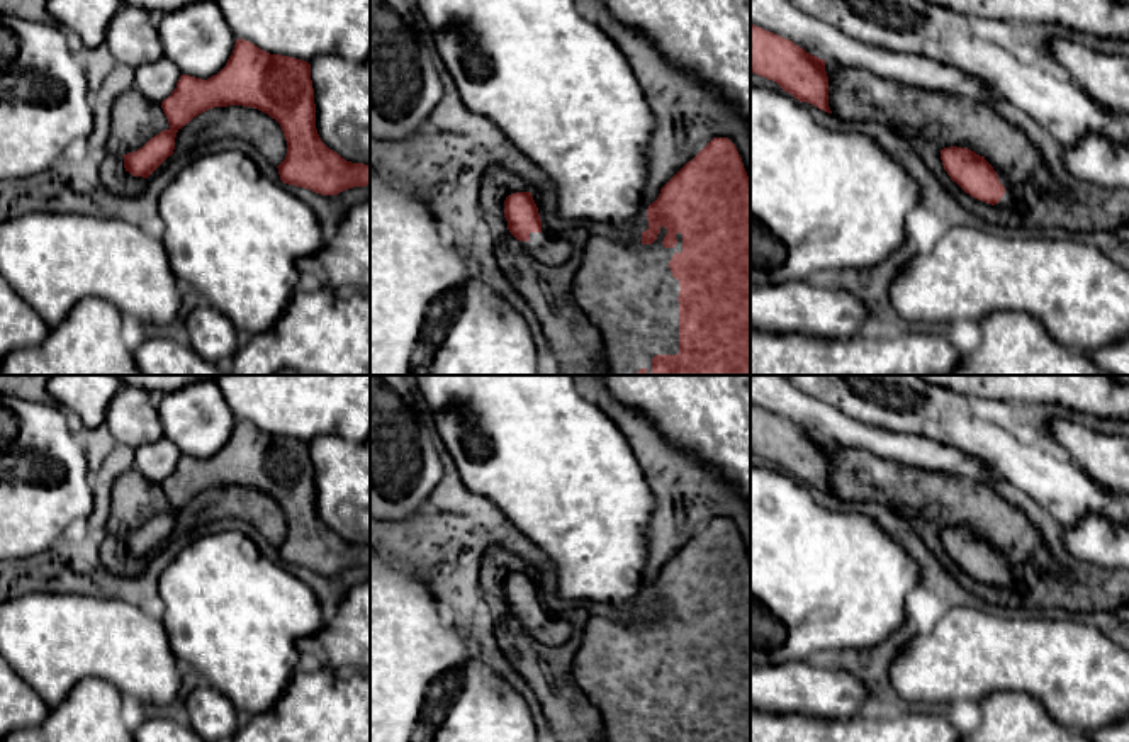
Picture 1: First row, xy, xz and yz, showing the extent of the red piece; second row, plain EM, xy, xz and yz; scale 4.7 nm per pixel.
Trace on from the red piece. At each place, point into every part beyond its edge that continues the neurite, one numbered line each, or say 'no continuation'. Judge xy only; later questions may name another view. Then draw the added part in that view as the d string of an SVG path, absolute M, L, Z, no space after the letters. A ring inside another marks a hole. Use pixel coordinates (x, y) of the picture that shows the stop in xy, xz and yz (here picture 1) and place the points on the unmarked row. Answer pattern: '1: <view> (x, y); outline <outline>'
no continuation

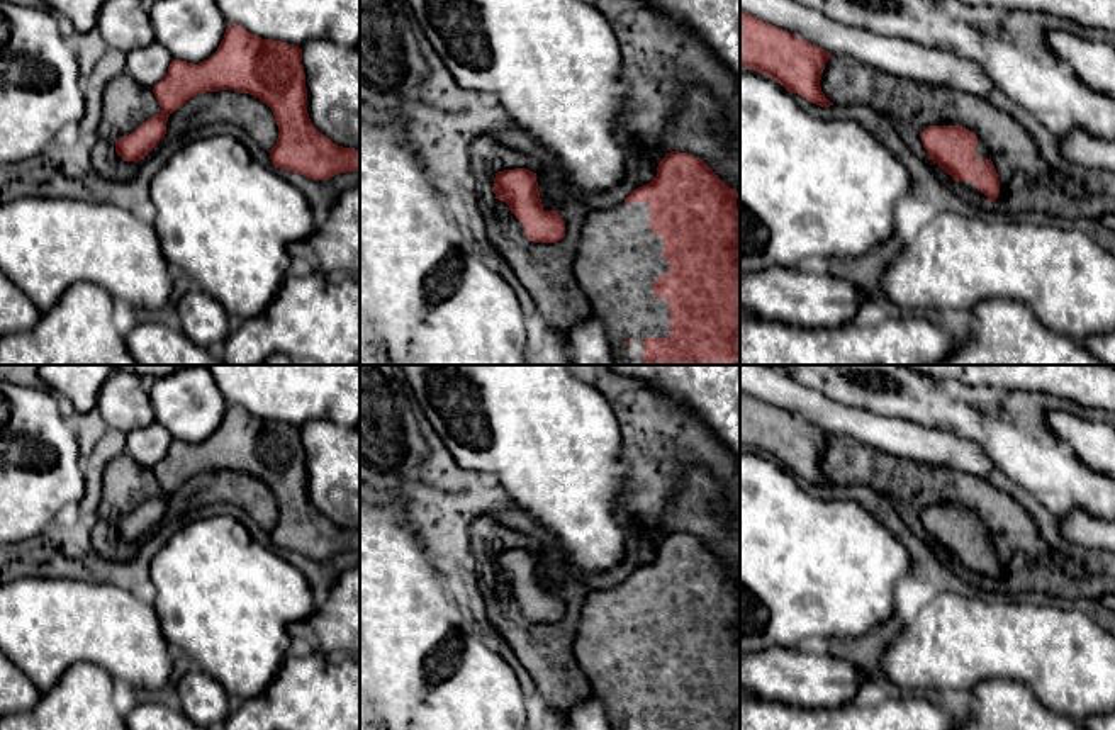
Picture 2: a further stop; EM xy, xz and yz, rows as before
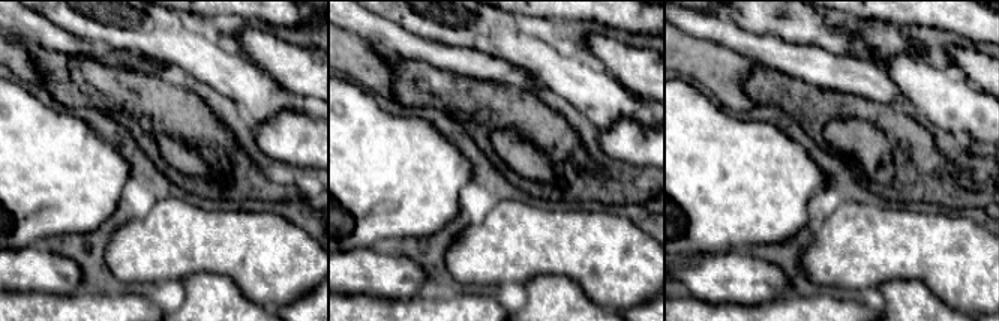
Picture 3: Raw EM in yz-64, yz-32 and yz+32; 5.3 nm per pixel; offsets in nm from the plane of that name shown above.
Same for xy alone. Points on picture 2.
no continuation

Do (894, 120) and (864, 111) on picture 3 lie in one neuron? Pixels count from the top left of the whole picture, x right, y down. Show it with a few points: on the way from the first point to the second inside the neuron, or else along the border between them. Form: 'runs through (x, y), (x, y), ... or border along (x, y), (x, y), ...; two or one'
runs through (887, 119), (872, 111); one

